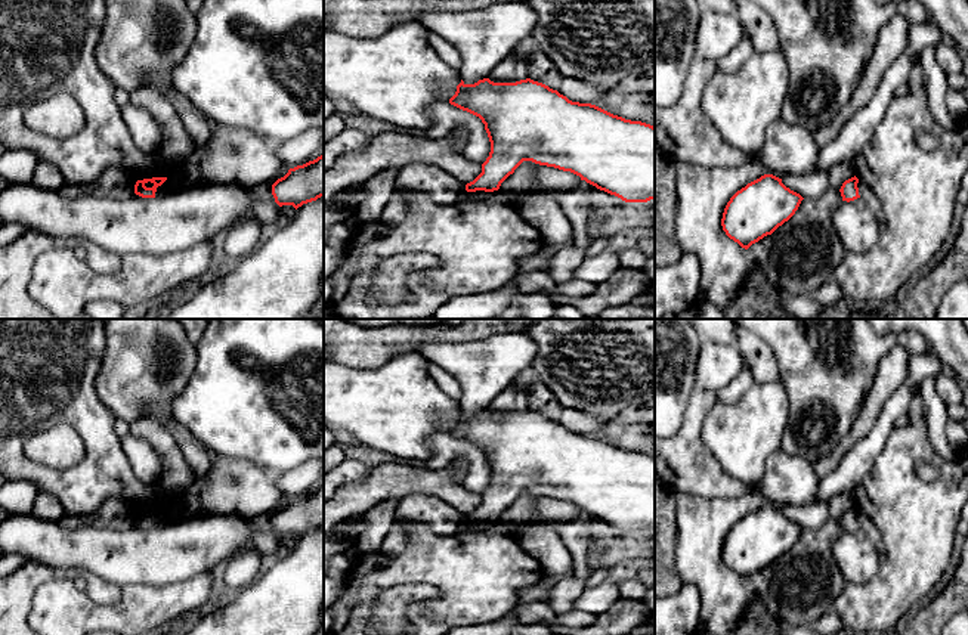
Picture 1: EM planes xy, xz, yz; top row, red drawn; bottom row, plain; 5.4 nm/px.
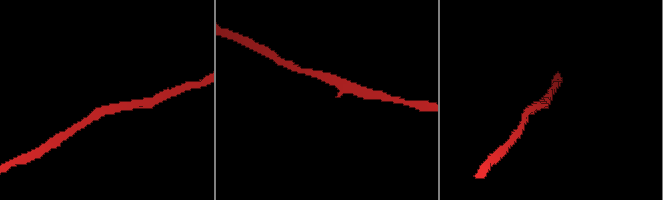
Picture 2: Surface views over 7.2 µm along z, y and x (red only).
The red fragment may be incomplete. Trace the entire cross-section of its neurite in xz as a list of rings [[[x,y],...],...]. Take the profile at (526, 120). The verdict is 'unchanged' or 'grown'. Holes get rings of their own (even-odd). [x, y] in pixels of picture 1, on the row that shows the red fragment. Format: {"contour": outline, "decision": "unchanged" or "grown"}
{"contour": [[[489,78],[474,84],[463,80],[449,103],[482,120],[491,142],[491,152],[482,164],[482,173],[466,185],[467,192],[498,190],[501,183],[514,173],[523,161],[570,171],[587,183],[621,198],[625,202],[647,202],[655,199],[655,127],[613,115],[596,105],[572,102],[548,86],[531,78],[516,83],[494,83]]], "decision": "unchanged"}

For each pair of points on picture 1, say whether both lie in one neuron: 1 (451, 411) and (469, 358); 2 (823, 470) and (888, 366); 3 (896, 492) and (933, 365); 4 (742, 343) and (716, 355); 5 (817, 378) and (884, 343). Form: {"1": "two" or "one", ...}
{"1": "two", "2": "one", "3": "two", "4": "two", "5": "one"}

